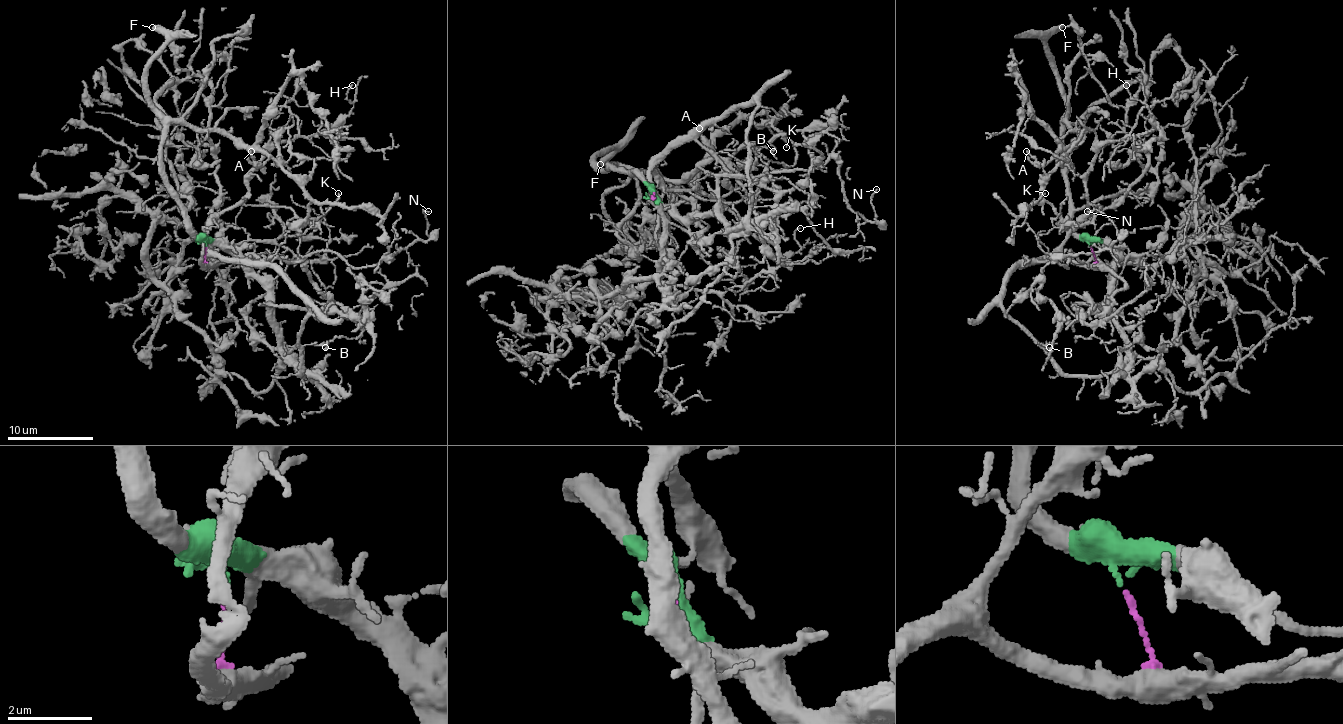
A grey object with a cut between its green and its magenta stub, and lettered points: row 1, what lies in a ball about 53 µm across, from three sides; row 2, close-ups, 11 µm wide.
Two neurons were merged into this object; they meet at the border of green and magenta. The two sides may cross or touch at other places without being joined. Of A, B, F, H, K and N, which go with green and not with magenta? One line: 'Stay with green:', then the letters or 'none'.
Stay with green: A, F, K

